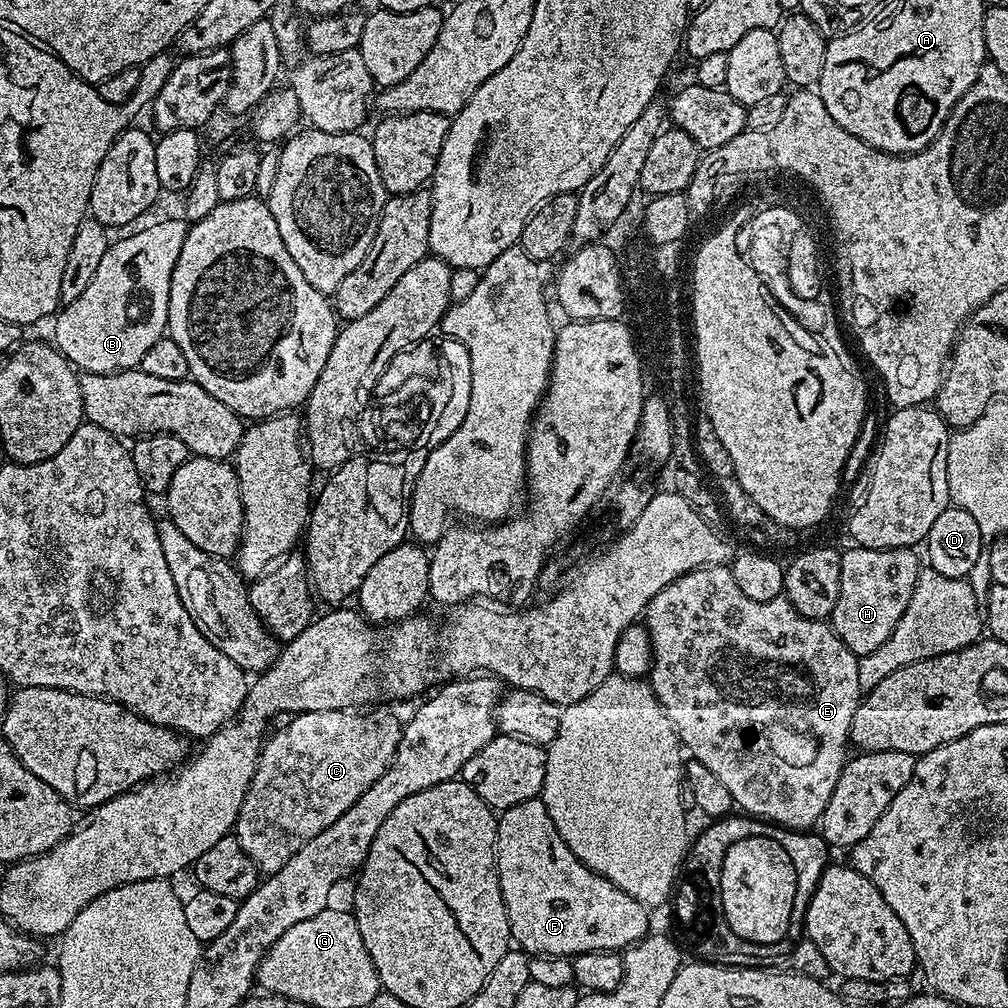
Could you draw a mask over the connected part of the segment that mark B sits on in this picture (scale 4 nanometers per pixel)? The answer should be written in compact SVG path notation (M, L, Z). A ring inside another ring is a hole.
M183 218L160 220L149 228L137 227L132 230L137 232L129 231L124 234L129 236L109 243L90 286L54 316L54 344L69 364L81 373L96 374L139 368L146 350L165 335L168 327L170 278L189 227L189 221Z

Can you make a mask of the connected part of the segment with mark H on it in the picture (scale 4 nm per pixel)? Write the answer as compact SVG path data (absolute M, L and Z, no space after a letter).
M851 547L840 552L840 589L838 602L834 602L830 623L841 642L859 658L878 650L878 646L882 646L882 642L890 638L894 626L898 626L898 618L902 618L910 602L912 587L916 585L922 571L922 560L921 557L919 560L915 556L912 548Z

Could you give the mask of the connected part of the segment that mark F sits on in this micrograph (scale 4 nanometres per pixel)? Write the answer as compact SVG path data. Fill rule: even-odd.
M537 798L535 800L527 800L526 802L518 802L518 806L510 806L503 809L499 813L496 821L496 869L500 875L500 885L502 886L502 898L506 902L506 910L508 911L508 921L510 922L510 930L512 931L512 940L515 941L523 951L537 956L581 956L587 952L616 952L632 947L639 940L649 935L648 916L649 909L645 908L634 898L630 898L630 894L626 894L622 890L618 890L618 886L614 886L614 882L610 882L606 878L602 878L594 870L590 870L580 861L574 854L574 850L570 850L570 846L566 846L566 842L562 842L562 838L558 834L558 830L554 826L554 822L550 822L550 818L546 814L546 806L543 800Z

